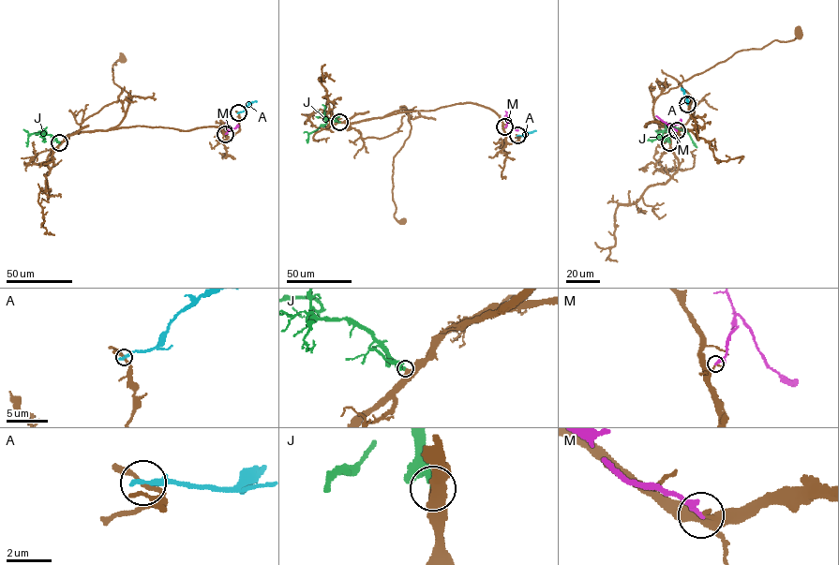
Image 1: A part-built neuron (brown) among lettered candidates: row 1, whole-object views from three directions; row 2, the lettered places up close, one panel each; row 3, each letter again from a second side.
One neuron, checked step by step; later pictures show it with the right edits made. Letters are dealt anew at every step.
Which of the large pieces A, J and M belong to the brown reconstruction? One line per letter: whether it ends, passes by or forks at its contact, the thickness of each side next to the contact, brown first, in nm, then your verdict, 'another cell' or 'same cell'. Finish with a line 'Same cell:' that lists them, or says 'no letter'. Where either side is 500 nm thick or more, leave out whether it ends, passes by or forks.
A: it ends | 150/320 nm | another cell
J: it ends | 380/320 nm | same cell
M: it ends | 200/200 nm | another cell
Same cell: J

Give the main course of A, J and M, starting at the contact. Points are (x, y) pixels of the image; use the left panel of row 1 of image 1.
A: (238, 112), (257, 101)
J: (60, 142), (45, 135), (45, 131), (38, 131), (29, 134), (27, 146)
M: (225, 134), (238, 125)

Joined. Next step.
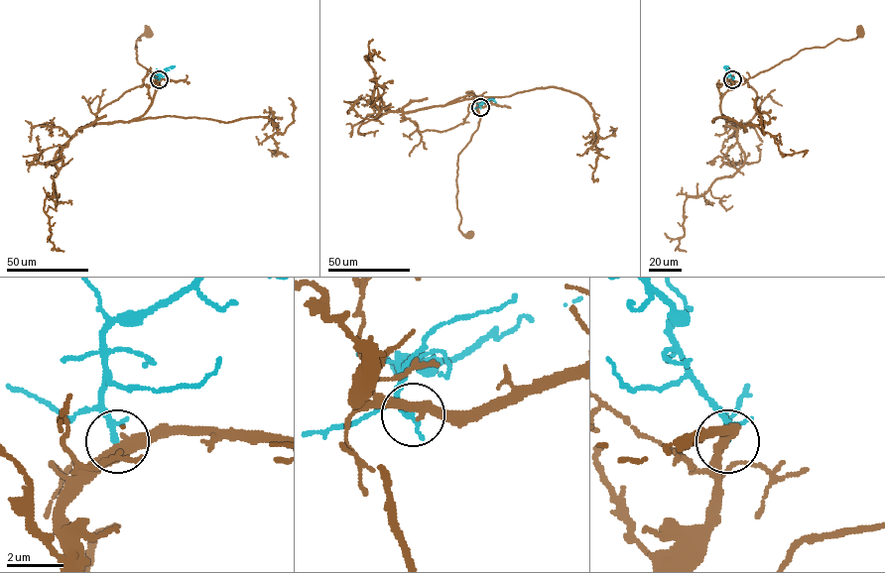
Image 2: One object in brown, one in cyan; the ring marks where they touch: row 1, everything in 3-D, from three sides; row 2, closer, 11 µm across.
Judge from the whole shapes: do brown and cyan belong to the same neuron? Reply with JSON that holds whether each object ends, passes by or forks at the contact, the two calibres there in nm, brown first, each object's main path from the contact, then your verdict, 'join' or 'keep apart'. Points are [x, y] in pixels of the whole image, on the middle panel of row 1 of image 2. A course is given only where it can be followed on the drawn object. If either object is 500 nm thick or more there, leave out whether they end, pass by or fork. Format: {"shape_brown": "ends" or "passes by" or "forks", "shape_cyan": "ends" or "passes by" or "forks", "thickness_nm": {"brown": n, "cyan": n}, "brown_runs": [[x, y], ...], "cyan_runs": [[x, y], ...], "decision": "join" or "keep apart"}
{"shape_brown": "passes by", "shape_cyan": "passes by", "thickness_nm": {"brown": 340, "cyan": 160}, "brown_runs": [[480, 107], [476, 103], [478, 126], [458, 156], [456, 207], [461, 217], [458, 229], [469, 235]], "cyan_runs": [[480, 107], [479, 104], [490, 98], [495, 102]], "decision": "join"}

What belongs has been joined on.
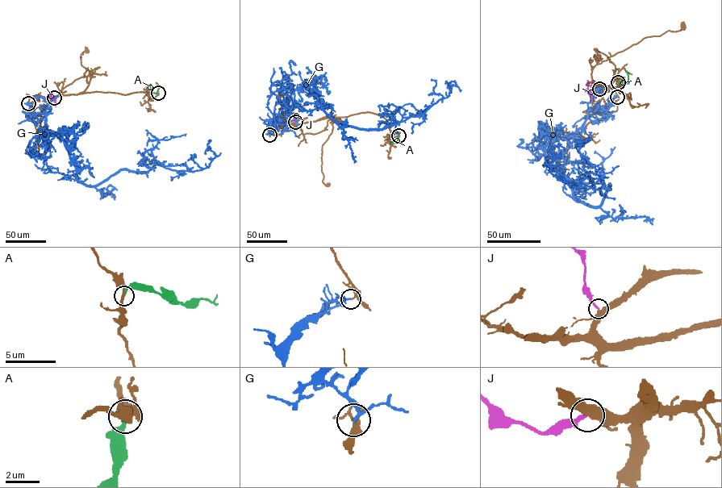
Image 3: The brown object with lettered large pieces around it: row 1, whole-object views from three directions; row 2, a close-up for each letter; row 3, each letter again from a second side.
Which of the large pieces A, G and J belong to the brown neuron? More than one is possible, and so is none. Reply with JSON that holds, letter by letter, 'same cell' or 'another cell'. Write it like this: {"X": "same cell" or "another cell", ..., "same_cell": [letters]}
{"A": "another cell", "G": "another cell", "J": "same cell", "same_cell": ["J"]}

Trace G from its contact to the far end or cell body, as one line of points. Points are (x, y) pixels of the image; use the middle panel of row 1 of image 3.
G: (269, 135), (302, 85), (337, 122), (366, 129), (421, 115), (447, 97), (454, 81), (448, 85), (449, 95)

